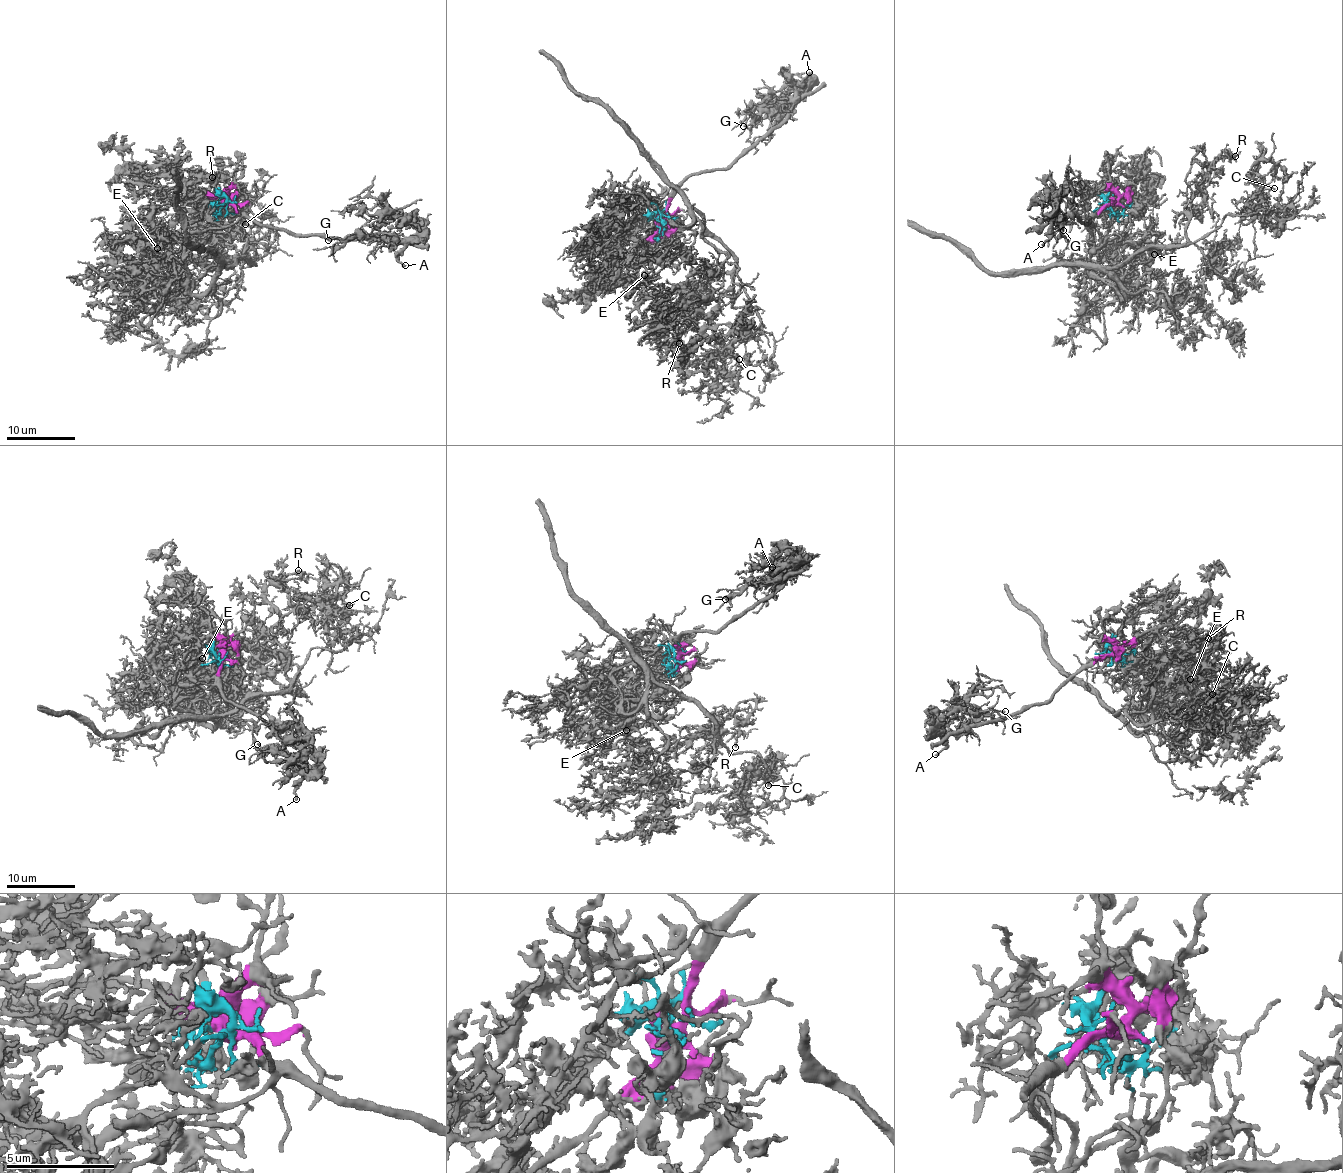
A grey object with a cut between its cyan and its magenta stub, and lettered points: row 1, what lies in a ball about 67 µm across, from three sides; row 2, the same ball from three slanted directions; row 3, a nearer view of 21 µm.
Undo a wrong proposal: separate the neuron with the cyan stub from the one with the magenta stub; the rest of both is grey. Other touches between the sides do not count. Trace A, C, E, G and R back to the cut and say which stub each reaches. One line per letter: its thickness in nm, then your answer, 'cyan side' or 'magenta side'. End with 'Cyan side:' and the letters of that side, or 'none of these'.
A: 240 nm | magenta side
C: 140 nm | cyan side
E: 130 nm | cyan side
G: 180 nm | magenta side
R: 200 nm | cyan side
Cyan side: C, E, R

